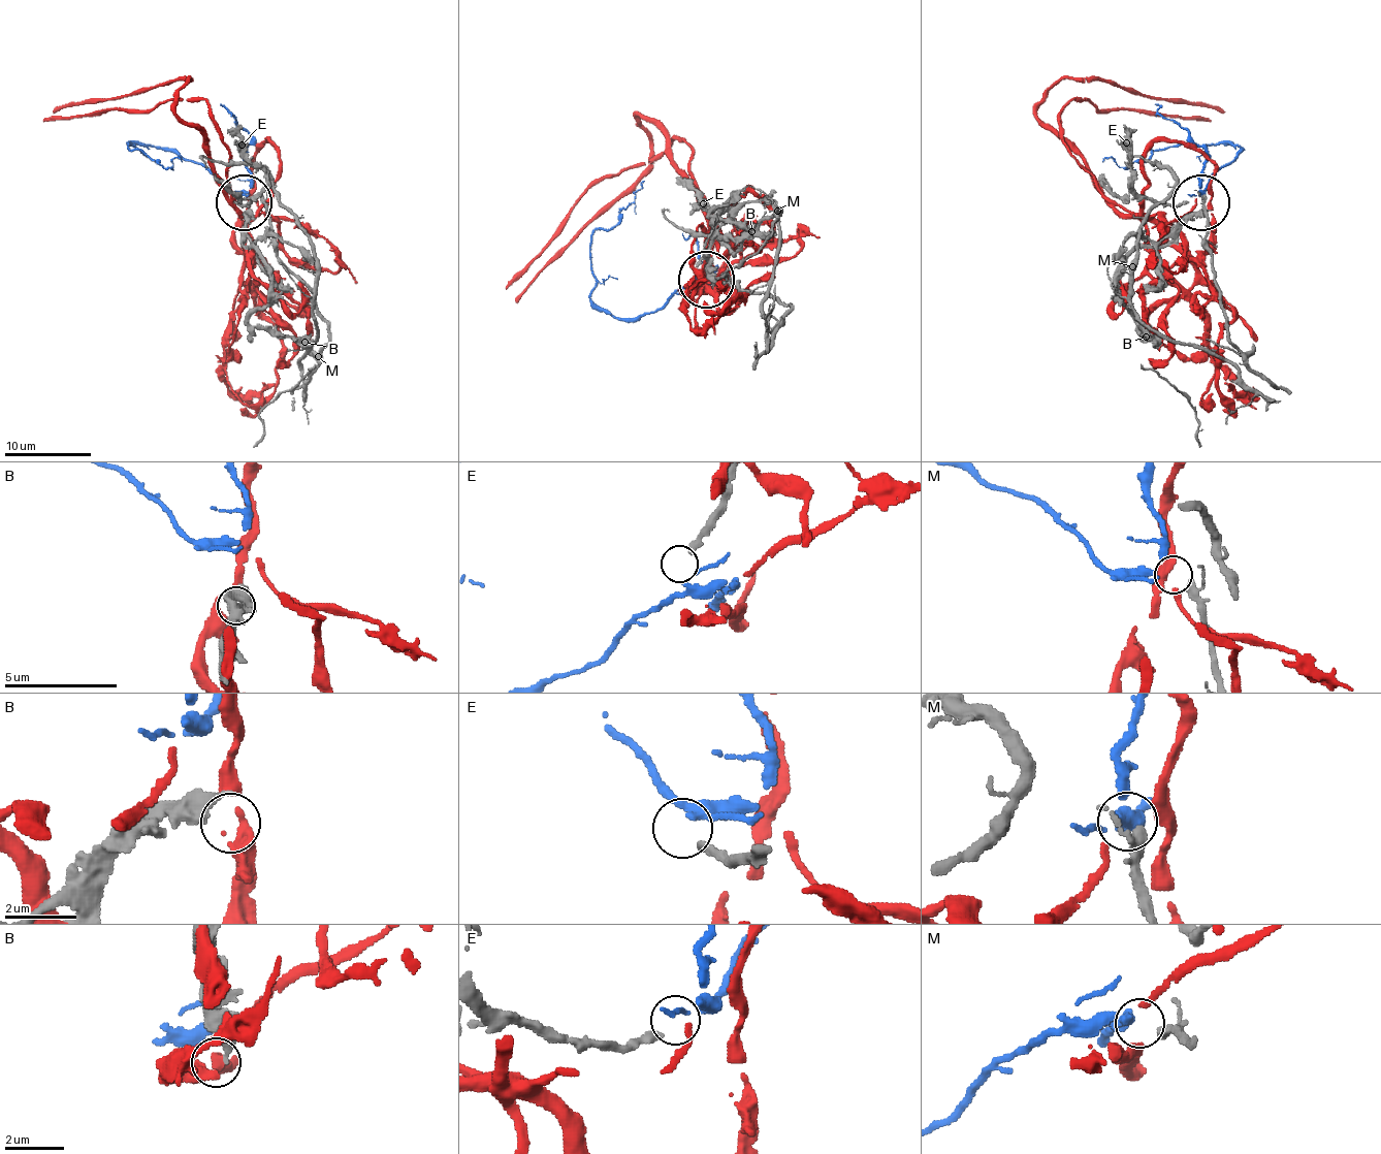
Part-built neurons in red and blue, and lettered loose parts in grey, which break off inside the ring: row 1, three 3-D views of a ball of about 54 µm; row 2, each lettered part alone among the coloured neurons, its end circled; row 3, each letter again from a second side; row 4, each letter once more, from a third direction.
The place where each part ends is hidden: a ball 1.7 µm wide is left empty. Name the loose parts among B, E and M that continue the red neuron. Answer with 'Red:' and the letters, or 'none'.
Red: none

